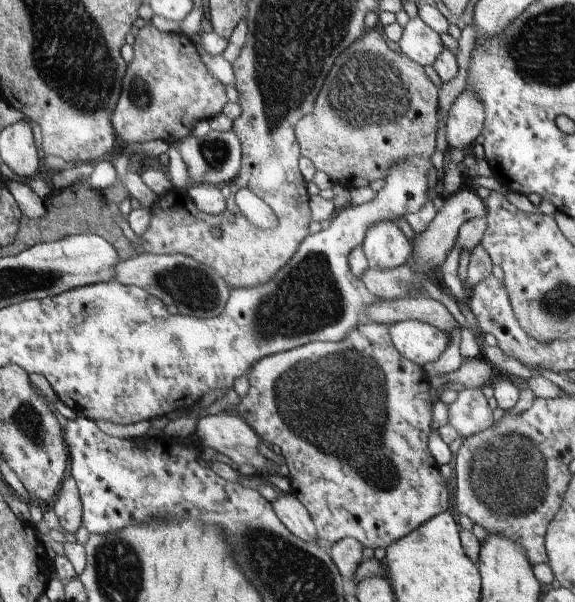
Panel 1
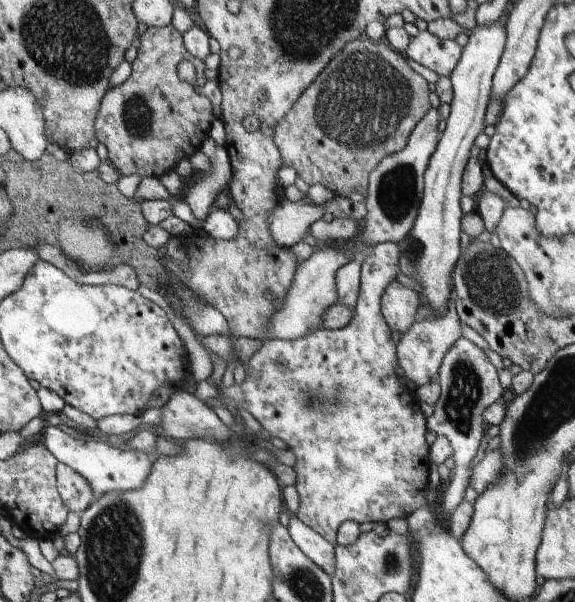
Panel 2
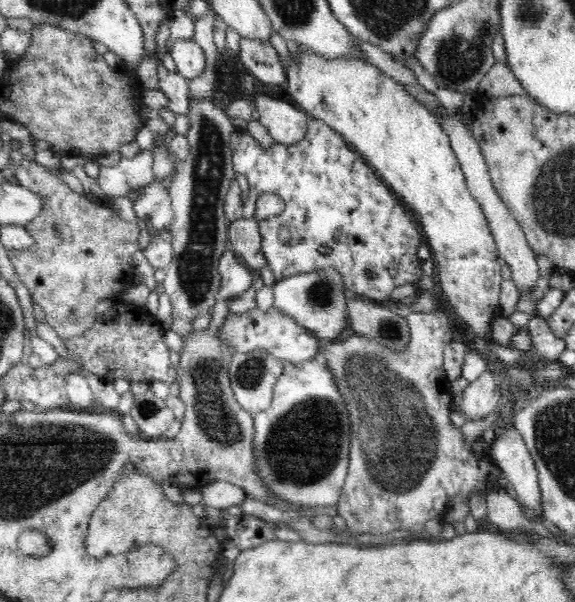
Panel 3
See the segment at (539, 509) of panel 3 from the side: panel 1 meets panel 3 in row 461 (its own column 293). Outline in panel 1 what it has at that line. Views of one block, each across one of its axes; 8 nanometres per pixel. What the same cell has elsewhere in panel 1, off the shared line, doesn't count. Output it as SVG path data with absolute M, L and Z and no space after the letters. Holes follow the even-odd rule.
M289 492L289 494L279 494L273 502L271 502L275 516L283 522L283 526L287 526L295 536L299 536L305 542L315 542L317 540L317 530L315 524L309 516L309 512L305 510L305 506Z

